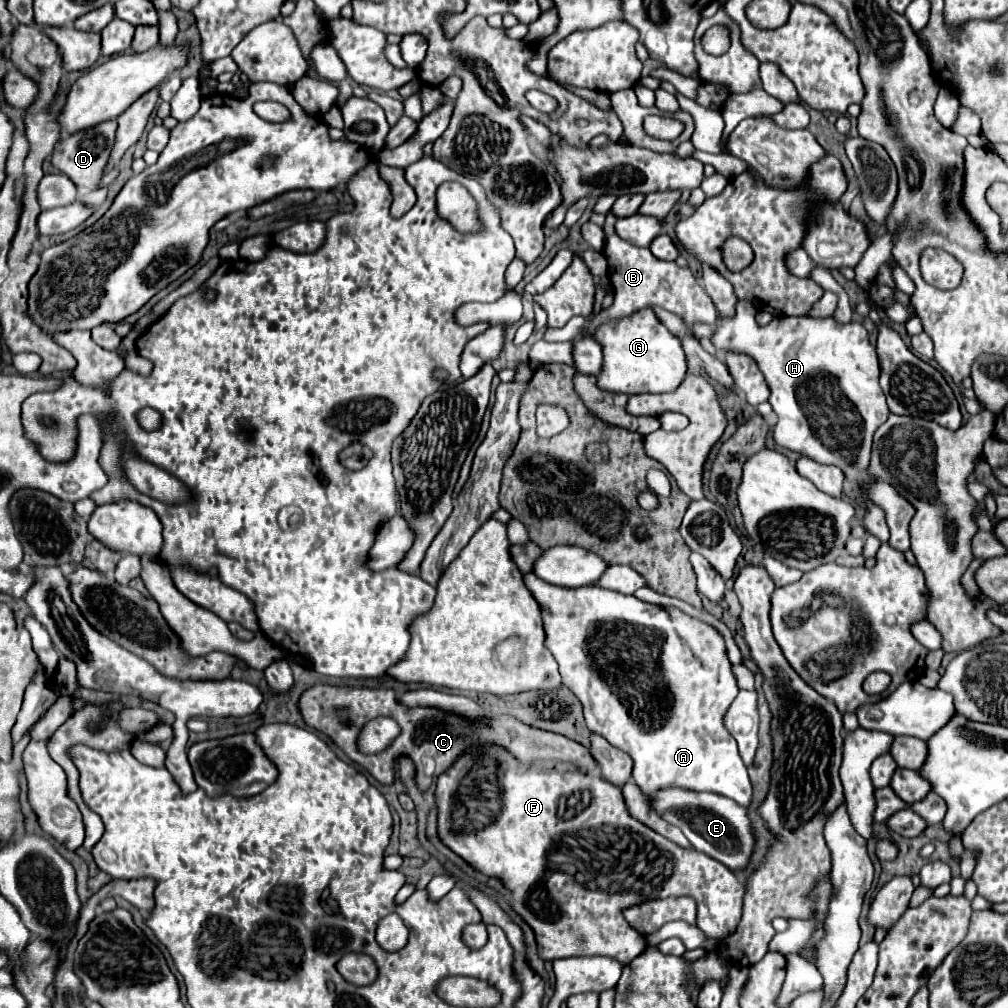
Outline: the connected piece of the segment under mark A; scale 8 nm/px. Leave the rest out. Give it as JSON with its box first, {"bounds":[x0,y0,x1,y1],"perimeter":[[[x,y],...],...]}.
{"bounds":[524,574,752,806],"perimeter":[[[524,574],[526,580],[526,588],[530,588],[532,596],[538,600],[540,604],[540,612],[542,612],[542,620],[544,620],[544,632],[546,632],[546,648],[552,652],[552,656],[556,658],[558,666],[560,666],[560,674],[562,674],[562,682],[580,698],[580,702],[584,704],[584,718],[588,728],[594,734],[604,736],[612,746],[620,748],[622,752],[630,754],[630,758],[634,760],[634,772],[632,778],[638,784],[638,788],[642,788],[644,792],[656,792],[660,788],[666,786],[678,786],[684,790],[694,790],[694,792],[714,792],[714,794],[722,794],[726,798],[732,798],[734,802],[748,806],[750,802],[750,794],[752,794],[752,786],[746,774],[746,766],[738,754],[736,748],[736,740],[732,738],[732,734],[726,730],[724,726],[724,716],[732,704],[732,700],[738,694],[738,686],[736,680],[730,672],[730,662],[726,658],[726,648],[724,648],[724,638],[708,624],[700,624],[700,622],[692,622],[694,624],[694,654],[692,648],[688,644],[686,638],[682,638],[678,634],[678,628],[672,622],[672,616],[666,608],[654,606],[654,604],[646,604],[642,600],[638,600],[636,596],[626,596],[626,594],[618,594],[612,590],[604,590],[598,586],[582,586],[582,588],[558,588],[554,584],[546,584],[544,580],[536,578],[534,574]]]}

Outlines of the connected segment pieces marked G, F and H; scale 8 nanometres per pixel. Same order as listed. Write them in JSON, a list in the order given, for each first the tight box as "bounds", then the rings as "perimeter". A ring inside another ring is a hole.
[{"bounds":[594,308,686,394],"perimeter":[[[642,308],[620,320],[602,322],[594,340],[602,344],[602,372],[596,376],[598,386],[608,392],[642,394],[642,392],[674,392],[686,376],[686,356],[678,338],[656,318],[652,308]]]},{"bounds":[434,746,744,966],"perimeter":[[[490,746],[466,752],[462,758],[458,758],[458,762],[436,780],[434,796],[438,808],[438,836],[442,844],[468,862],[474,870],[488,878],[498,878],[510,890],[510,906],[534,930],[538,956],[544,960],[568,956],[610,956],[622,966],[630,964],[638,954],[644,952],[646,940],[626,924],[622,910],[652,898],[694,898],[698,906],[696,922],[706,938],[726,938],[740,922],[744,884],[718,860],[698,850],[684,850],[674,842],[670,844],[670,840],[634,820],[626,810],[622,790],[602,778],[598,780],[580,772],[520,772],[520,764],[508,752]],[[490,764],[498,764],[498,810],[490,810],[494,806],[484,804],[484,790],[478,790],[484,788],[478,786],[482,782],[478,782],[478,778],[470,778],[486,776],[484,768]],[[586,790],[592,796],[590,806],[580,810],[572,808],[572,804],[568,804],[568,796],[582,794]]]},{"bounds":[710,300,890,542],"perimeter":[[[740,300],[738,306],[736,306],[736,316],[730,318],[730,320],[720,320],[720,324],[718,324],[716,330],[712,332],[712,338],[710,338],[710,340],[712,340],[712,344],[714,344],[718,350],[744,352],[744,354],[750,354],[750,356],[758,362],[758,368],[762,370],[762,374],[764,374],[764,378],[766,378],[766,382],[768,382],[768,386],[770,386],[770,392],[772,392],[772,408],[774,408],[774,412],[776,412],[776,416],[778,416],[778,422],[776,422],[776,426],[774,426],[774,430],[772,430],[772,436],[774,436],[776,444],[782,446],[782,448],[794,450],[794,452],[798,452],[798,454],[802,454],[802,456],[808,456],[808,458],[812,458],[812,460],[816,460],[816,462],[820,462],[820,464],[838,466],[838,468],[844,472],[846,480],[850,480],[850,484],[852,484],[854,492],[858,494],[858,498],[860,498],[860,500],[864,502],[864,506],[866,506],[864,530],[866,530],[868,534],[872,534],[872,536],[878,536],[880,542],[888,542],[890,532],[888,532],[888,526],[886,526],[886,520],[884,520],[884,512],[882,512],[882,508],[876,506],[876,504],[866,496],[866,492],[862,490],[862,484],[864,484],[864,482],[876,482],[876,478],[874,478],[874,476],[870,474],[870,470],[868,470],[868,468],[870,468],[870,454],[872,454],[872,436],[874,436],[874,432],[878,430],[878,426],[882,426],[882,424],[886,422],[886,418],[890,416],[890,410],[888,410],[888,406],[886,406],[884,394],[882,394],[880,384],[878,384],[880,364],[878,364],[878,358],[876,358],[876,350],[874,350],[874,346],[872,346],[870,340],[868,340],[866,328],[864,328],[862,324],[854,324],[854,322],[850,322],[850,324],[836,324],[832,318],[818,320],[818,318],[790,318],[790,316],[774,318],[768,326],[758,326],[758,324],[754,322],[754,306],[752,306],[748,300]]]}]

